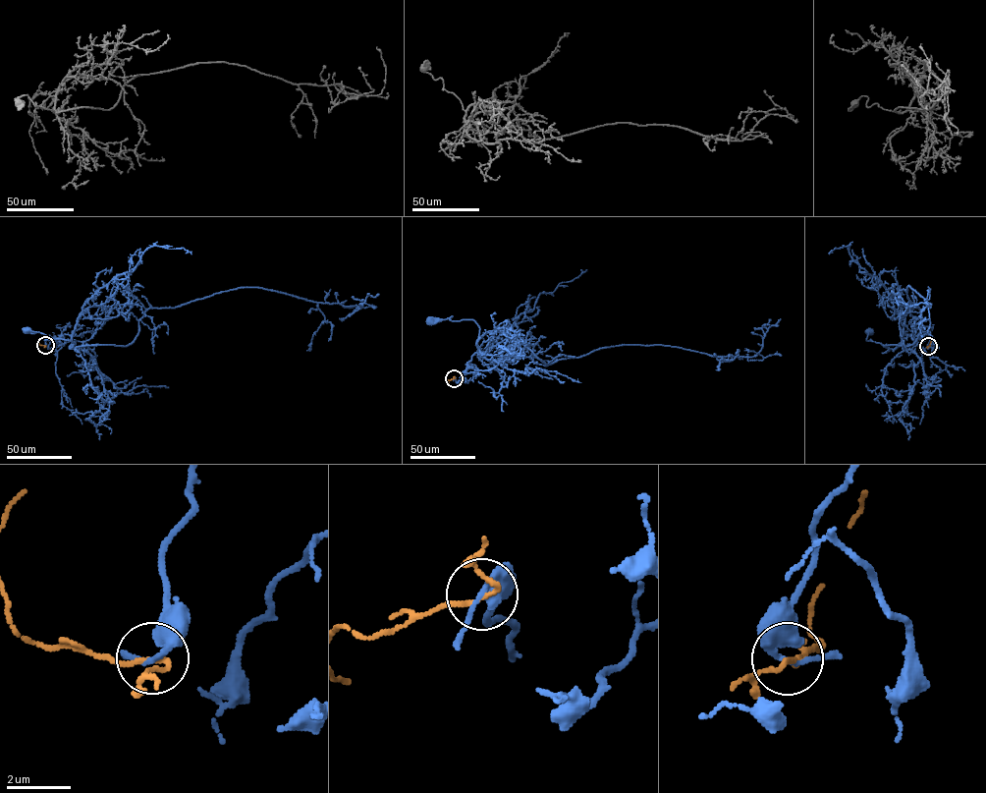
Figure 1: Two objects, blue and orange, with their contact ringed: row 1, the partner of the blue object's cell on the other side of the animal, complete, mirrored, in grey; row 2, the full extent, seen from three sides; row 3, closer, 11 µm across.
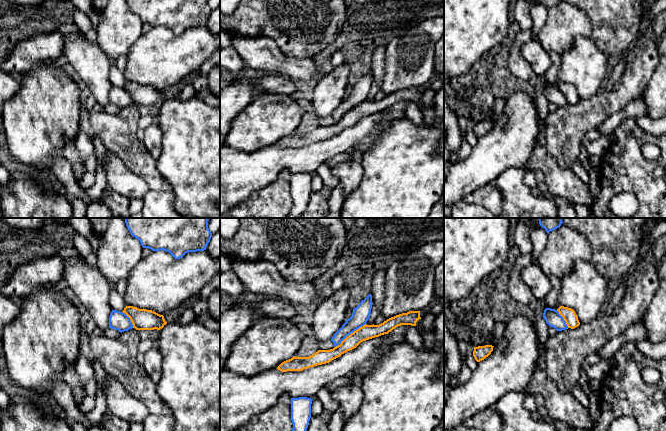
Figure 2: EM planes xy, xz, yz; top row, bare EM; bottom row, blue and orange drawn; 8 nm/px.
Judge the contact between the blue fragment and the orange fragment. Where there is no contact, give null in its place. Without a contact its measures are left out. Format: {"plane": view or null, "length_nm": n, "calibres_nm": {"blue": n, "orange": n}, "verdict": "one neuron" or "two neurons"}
{"plane": "xz", "length_nm": 320, "calibres_nm": {"blue": 140, "orange": 120}, "verdict": "two neurons"}

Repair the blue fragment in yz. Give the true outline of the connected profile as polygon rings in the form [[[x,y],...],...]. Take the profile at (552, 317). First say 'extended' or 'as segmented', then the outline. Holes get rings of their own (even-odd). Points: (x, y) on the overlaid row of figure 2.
as segmented; [[[546,308],[543,313],[543,318],[550,327],[555,328],[557,331],[568,329],[565,320],[555,309]]]

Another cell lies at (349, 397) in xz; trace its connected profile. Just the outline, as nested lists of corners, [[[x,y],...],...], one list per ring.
[[[356,372],[348,376],[350,383],[331,392],[332,398],[339,404],[342,414],[347,421],[359,409],[363,400],[363,378]]]

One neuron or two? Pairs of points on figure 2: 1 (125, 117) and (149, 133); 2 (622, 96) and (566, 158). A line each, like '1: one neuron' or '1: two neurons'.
1: two neurons
2: one neuron

